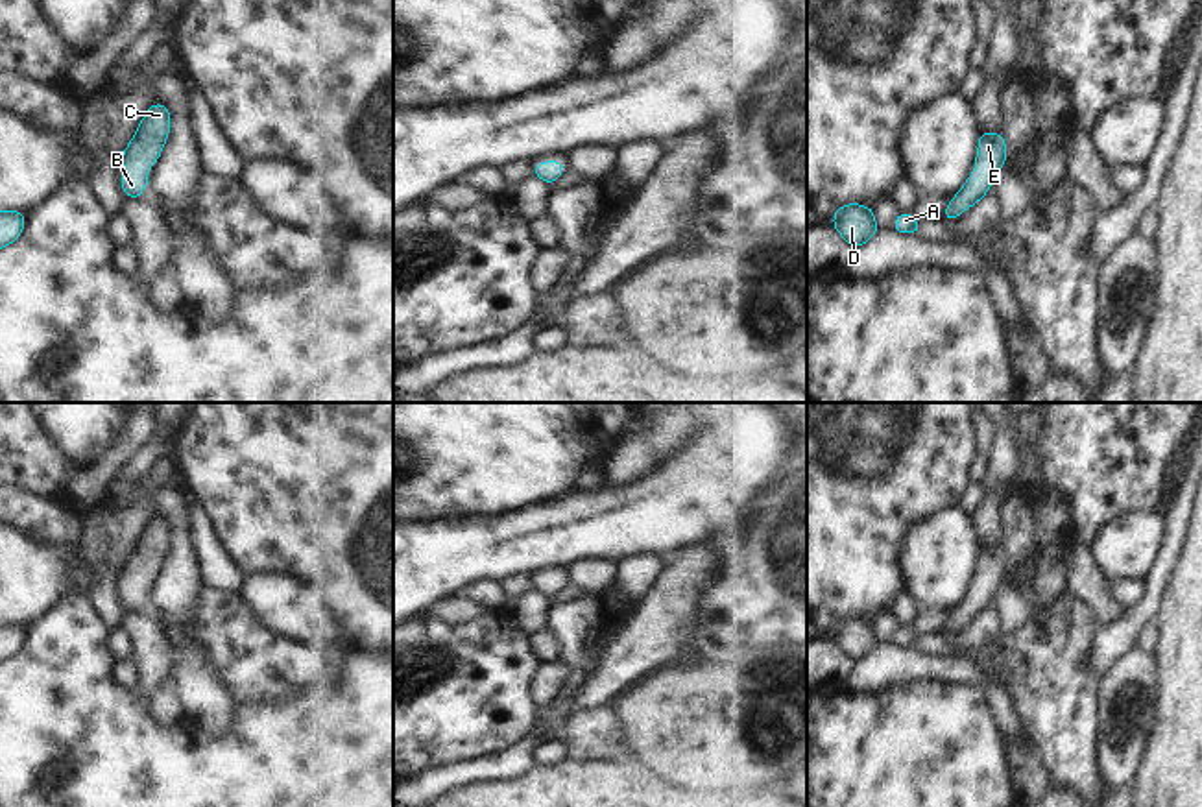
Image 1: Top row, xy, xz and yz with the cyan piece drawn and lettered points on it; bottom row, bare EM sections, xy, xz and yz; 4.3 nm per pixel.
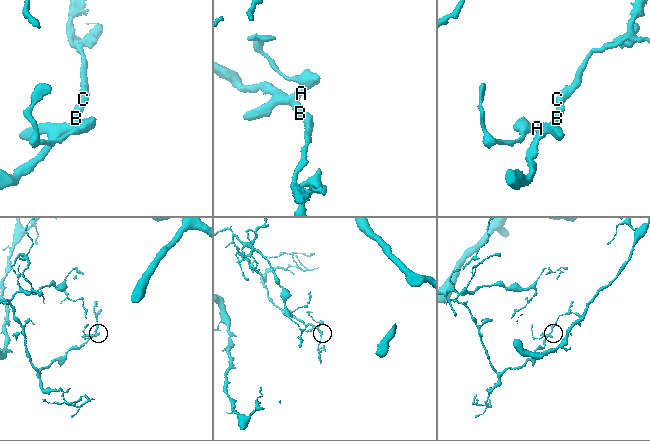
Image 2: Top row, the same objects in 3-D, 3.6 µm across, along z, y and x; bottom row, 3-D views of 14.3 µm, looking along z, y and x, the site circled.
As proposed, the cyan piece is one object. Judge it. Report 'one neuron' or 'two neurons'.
one neuron

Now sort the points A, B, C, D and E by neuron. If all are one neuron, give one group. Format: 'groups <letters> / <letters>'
groups A B C D E

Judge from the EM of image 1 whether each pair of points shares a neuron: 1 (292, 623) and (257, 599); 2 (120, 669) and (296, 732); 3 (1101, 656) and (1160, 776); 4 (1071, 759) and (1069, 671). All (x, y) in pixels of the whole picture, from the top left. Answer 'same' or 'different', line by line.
1: same
2: different
3: different
4: same

